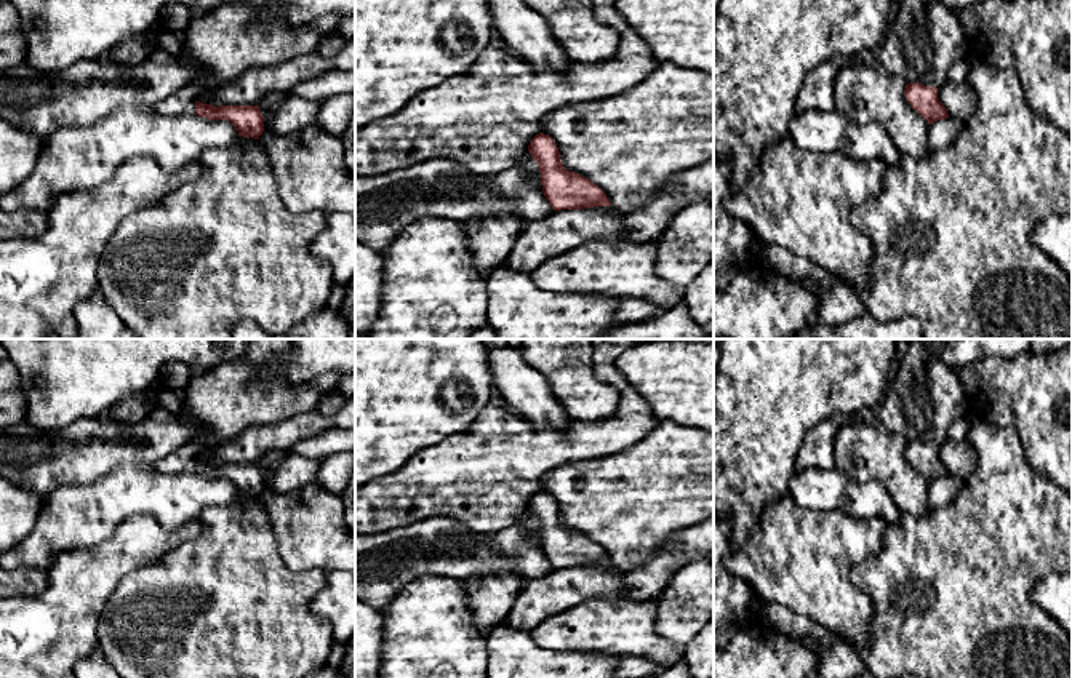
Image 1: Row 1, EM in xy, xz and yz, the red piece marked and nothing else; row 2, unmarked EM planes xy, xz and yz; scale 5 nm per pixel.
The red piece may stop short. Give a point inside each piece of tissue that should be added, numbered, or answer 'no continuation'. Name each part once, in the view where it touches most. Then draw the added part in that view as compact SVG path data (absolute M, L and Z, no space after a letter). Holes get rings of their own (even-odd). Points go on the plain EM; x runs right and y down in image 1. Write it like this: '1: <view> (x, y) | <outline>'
no continuation

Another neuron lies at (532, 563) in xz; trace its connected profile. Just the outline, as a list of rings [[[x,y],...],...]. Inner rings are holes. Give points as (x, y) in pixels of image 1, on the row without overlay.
[[[512,524],[498,532],[488,534],[494,553],[517,560],[518,572],[528,579],[550,574],[554,566],[544,555],[542,547],[531,542],[525,529]]]

